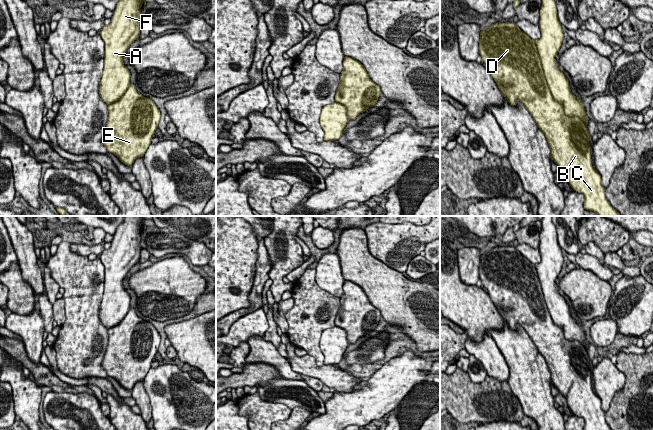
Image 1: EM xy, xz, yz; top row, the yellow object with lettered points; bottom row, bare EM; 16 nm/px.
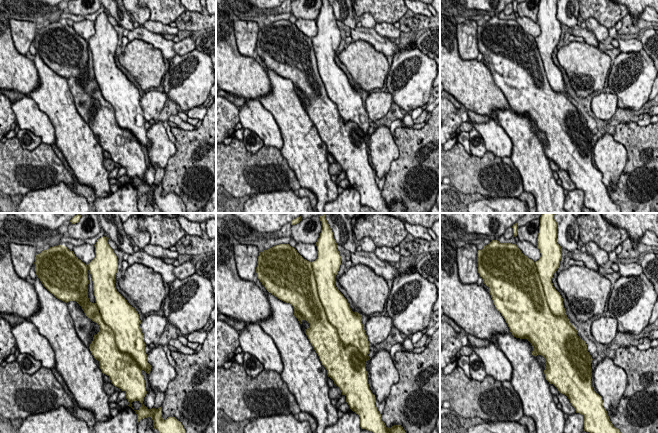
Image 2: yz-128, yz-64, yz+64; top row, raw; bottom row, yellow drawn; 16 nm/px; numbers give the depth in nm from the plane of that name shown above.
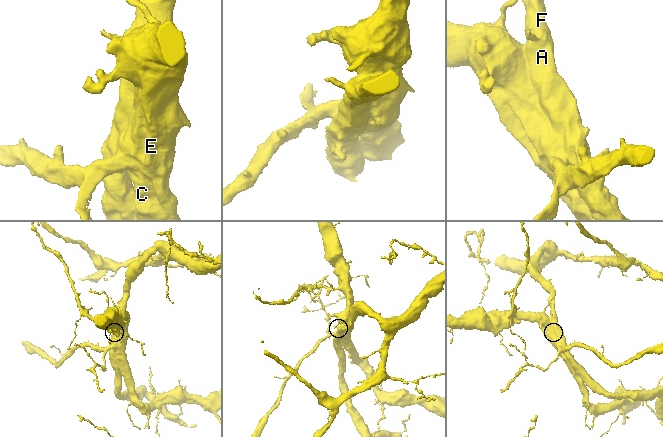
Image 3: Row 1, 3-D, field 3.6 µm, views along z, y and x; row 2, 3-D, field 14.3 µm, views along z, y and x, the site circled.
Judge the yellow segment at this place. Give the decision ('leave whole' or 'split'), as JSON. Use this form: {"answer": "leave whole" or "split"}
{"answer": "split"}

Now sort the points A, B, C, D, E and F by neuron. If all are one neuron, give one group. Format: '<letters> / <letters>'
A F / B C D E

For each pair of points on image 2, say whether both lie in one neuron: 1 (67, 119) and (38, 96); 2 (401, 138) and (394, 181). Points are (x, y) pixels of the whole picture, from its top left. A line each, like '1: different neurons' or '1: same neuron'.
1: same neuron
2: same neuron

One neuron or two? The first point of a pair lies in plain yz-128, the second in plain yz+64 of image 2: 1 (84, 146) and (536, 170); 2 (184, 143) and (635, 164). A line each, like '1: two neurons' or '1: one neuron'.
1: one neuron
2: one neuron

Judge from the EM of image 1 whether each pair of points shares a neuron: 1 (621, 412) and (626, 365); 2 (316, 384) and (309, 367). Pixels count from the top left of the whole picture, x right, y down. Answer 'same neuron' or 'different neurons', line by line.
1: same neuron
2: different neurons

